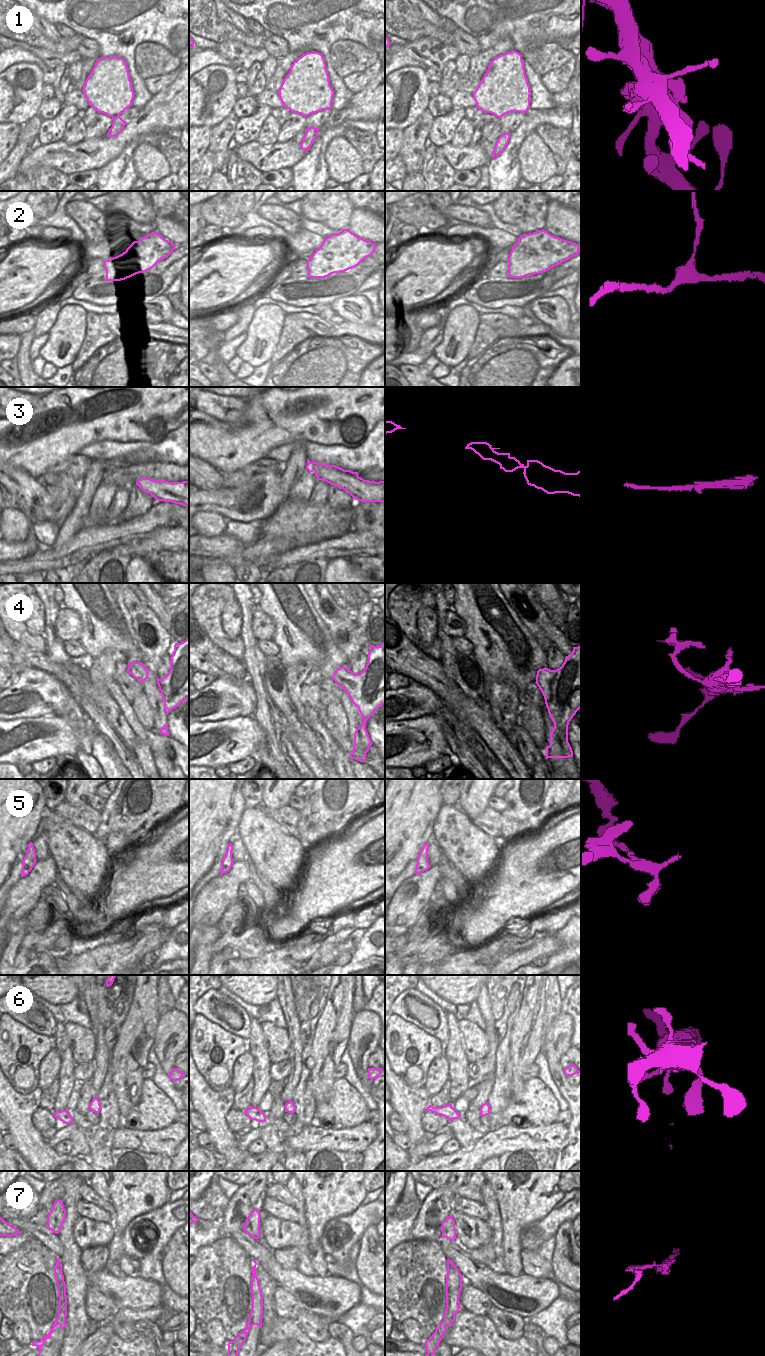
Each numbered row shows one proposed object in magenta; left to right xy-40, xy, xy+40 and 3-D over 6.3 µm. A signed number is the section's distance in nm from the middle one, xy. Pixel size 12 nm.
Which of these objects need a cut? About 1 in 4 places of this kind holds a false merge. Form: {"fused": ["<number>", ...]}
{"fused": ["2", "4"]}

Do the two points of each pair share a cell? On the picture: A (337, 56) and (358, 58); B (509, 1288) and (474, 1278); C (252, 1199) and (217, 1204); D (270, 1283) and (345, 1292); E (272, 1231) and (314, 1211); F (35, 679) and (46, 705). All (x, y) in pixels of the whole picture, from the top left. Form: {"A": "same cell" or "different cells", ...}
{"A": "same cell", "B": "same cell", "C": "different cells", "D": "different cells", "E": "different cells", "F": "same cell"}

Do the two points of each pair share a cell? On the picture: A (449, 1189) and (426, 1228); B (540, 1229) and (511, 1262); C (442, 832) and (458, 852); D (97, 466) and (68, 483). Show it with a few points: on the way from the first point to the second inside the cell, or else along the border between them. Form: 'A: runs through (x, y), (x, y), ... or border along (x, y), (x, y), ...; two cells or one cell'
A: runs through (440, 1199), (426, 1211), (426, 1218); one cell
B: border along (547, 1213), (529, 1227), (530, 1232); two cells
C: runs through (447, 837), (457, 847); one cell
D: border along (83, 480), (80, 494), (75, 502); two cells

